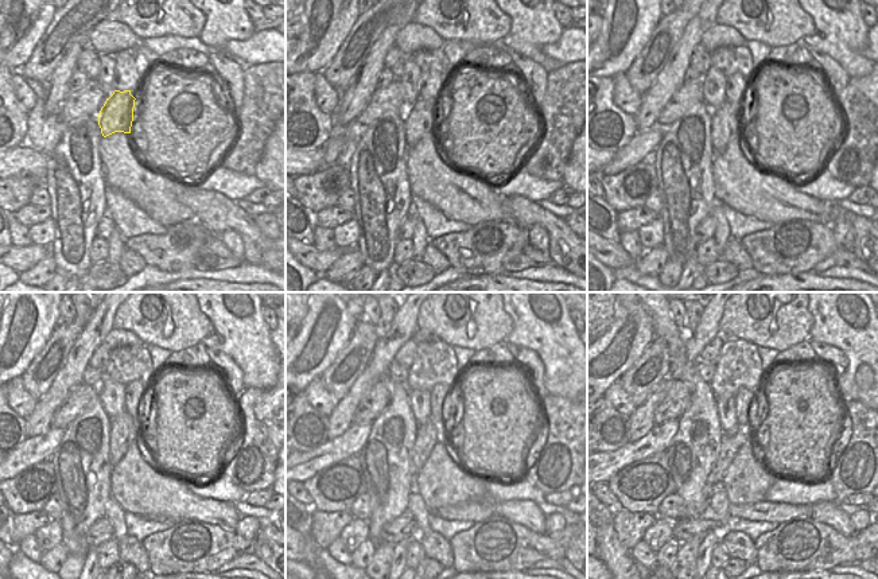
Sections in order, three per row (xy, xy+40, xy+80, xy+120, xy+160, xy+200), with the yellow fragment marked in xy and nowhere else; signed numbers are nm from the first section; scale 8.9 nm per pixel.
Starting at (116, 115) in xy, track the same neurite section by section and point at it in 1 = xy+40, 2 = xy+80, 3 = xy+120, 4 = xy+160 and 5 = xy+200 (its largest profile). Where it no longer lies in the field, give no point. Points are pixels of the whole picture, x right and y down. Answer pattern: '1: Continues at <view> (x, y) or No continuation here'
1: Continues at xy+40 (419, 119)
2: Continues at xy+80 (723, 124)
3: Continues at xy+120 (123, 431)
4: Continues at xy+160 (426, 439)
5: Continues at xy+200 (730, 445)

